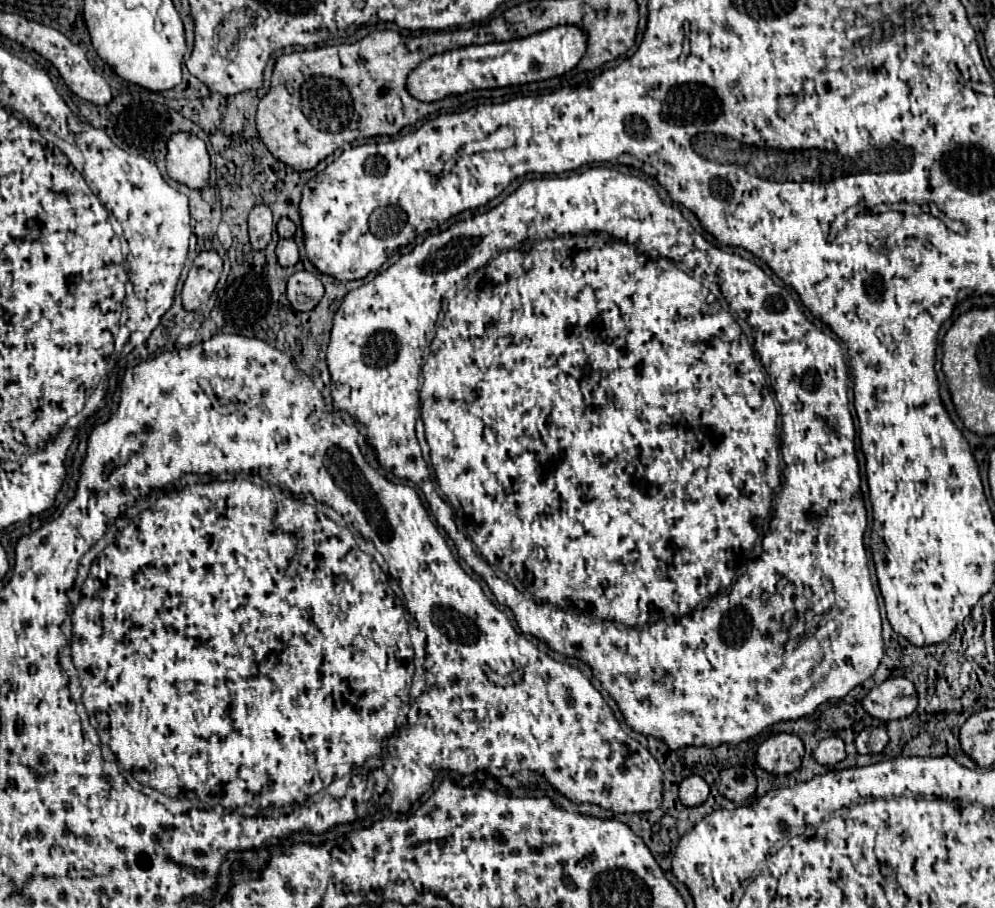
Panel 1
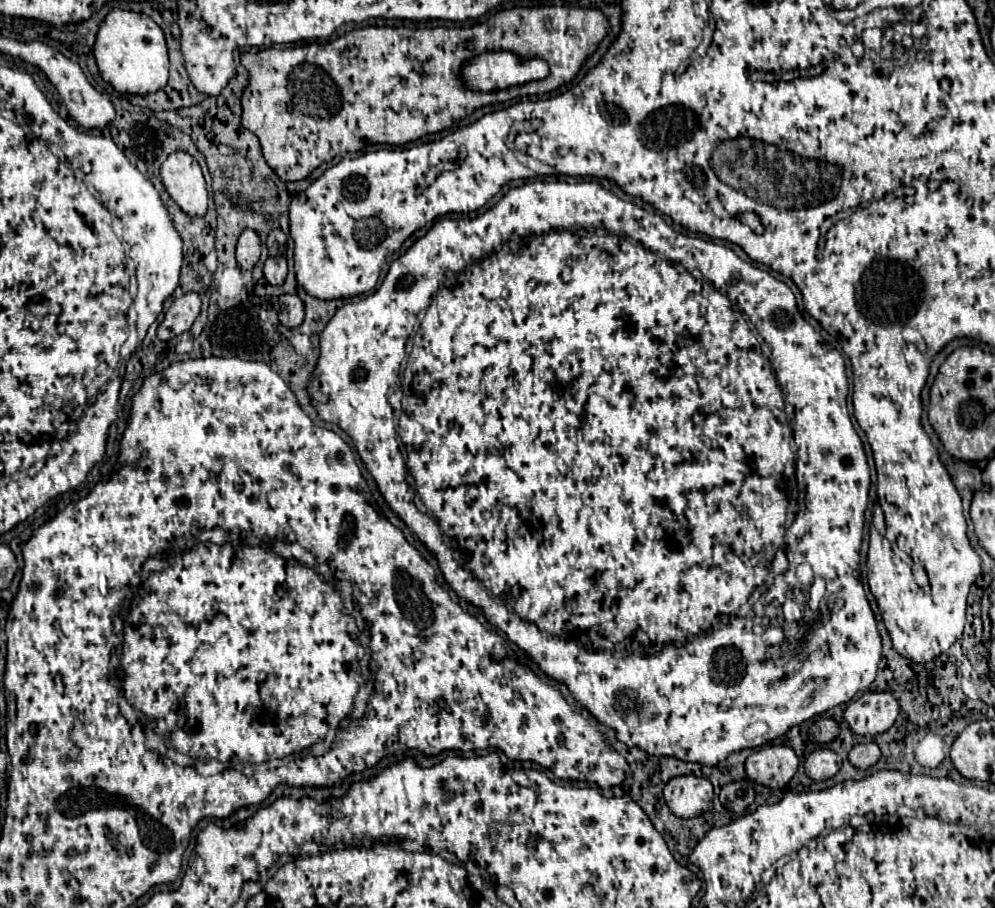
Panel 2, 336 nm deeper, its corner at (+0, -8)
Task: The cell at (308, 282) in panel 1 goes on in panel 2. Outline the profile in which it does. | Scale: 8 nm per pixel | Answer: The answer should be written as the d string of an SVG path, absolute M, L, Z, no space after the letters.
M293 293L293 295L281 295L279 297L279 321L285 327L297 327L303 323L305 317L305 305L303 301Z

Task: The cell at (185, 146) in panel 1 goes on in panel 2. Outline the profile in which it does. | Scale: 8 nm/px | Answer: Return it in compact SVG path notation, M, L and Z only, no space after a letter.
M185 151L171 153L161 165L161 179L167 193L191 217L207 213L207 185L199 163Z

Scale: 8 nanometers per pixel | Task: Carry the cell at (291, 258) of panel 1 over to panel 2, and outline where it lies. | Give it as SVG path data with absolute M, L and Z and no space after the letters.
M267 257L263 271L265 271L265 279L271 285L283 285L283 281L287 277L287 261L285 261L285 257Z

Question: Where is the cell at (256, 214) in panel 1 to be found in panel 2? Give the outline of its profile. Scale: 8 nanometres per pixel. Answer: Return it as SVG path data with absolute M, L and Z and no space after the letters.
M245 229L237 243L237 263L241 269L253 269L261 255L261 239L253 229Z

